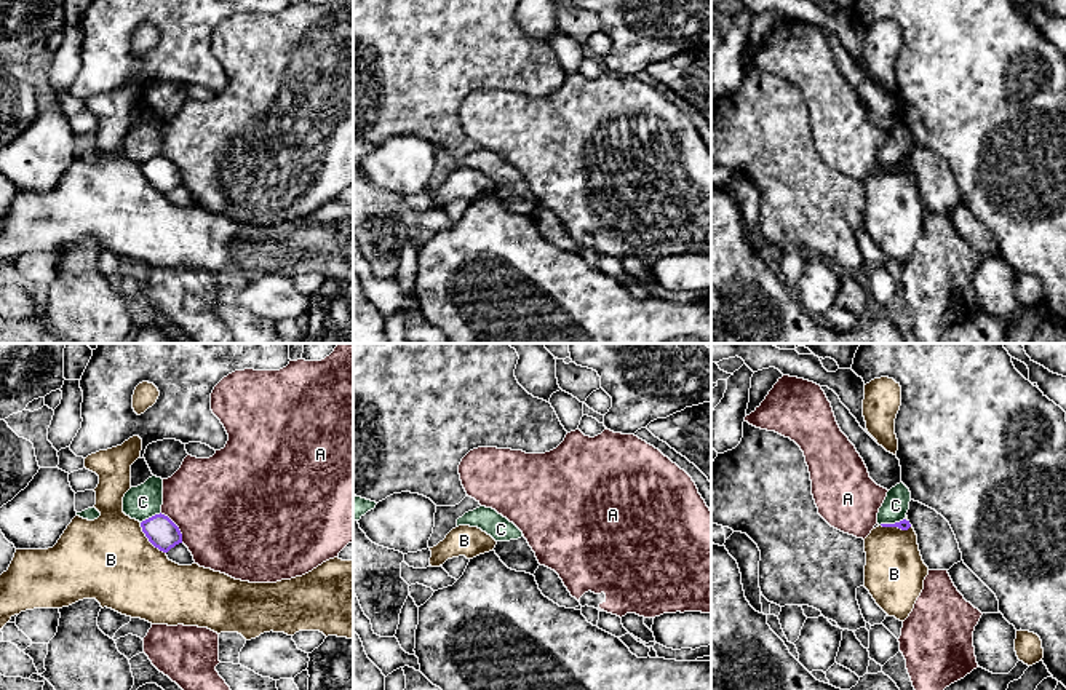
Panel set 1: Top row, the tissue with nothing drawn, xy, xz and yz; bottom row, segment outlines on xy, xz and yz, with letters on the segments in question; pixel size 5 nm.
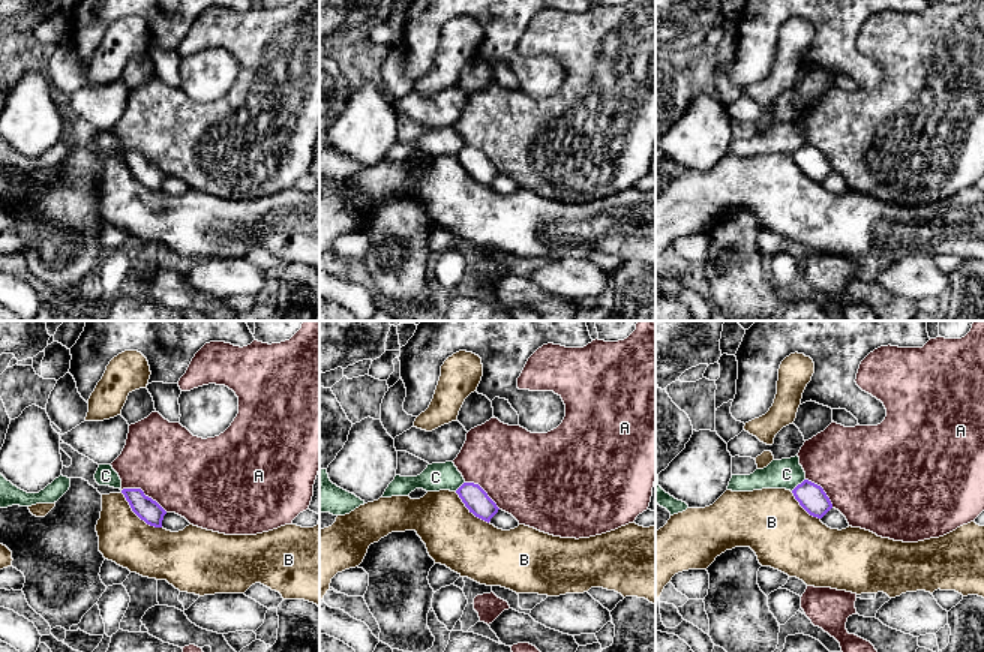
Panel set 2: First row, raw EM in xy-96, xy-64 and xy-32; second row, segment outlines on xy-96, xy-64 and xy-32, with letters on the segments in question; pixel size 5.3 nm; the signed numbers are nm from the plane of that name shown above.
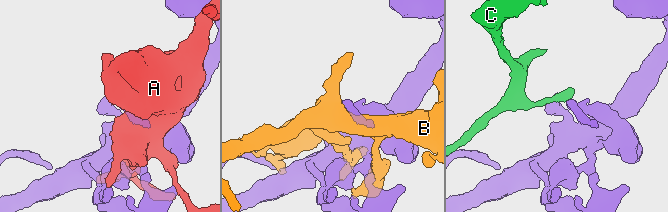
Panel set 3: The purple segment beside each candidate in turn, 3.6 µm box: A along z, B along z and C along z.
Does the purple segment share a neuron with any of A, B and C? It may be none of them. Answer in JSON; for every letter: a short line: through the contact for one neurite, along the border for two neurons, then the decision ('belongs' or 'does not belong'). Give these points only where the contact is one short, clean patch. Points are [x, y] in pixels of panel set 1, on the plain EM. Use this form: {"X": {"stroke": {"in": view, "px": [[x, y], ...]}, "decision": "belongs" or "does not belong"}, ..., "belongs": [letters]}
{"A": {"decision": "does not belong"}, "B": {"decision": "does not belong"}, "C": {"stroke": {"in": "yz", "px": [[903, 160], [879, 166]]}, "decision": "does not belong"}, "belongs": []}

